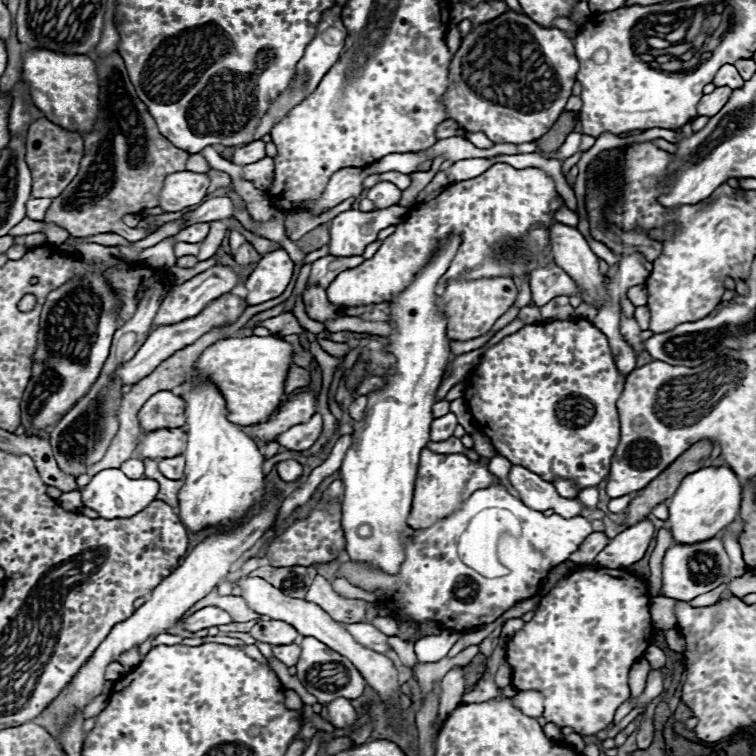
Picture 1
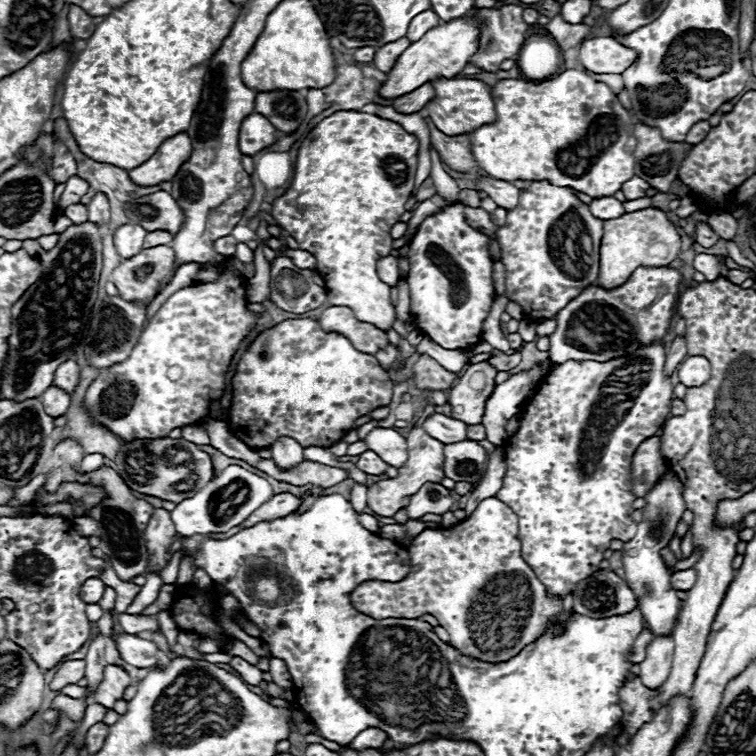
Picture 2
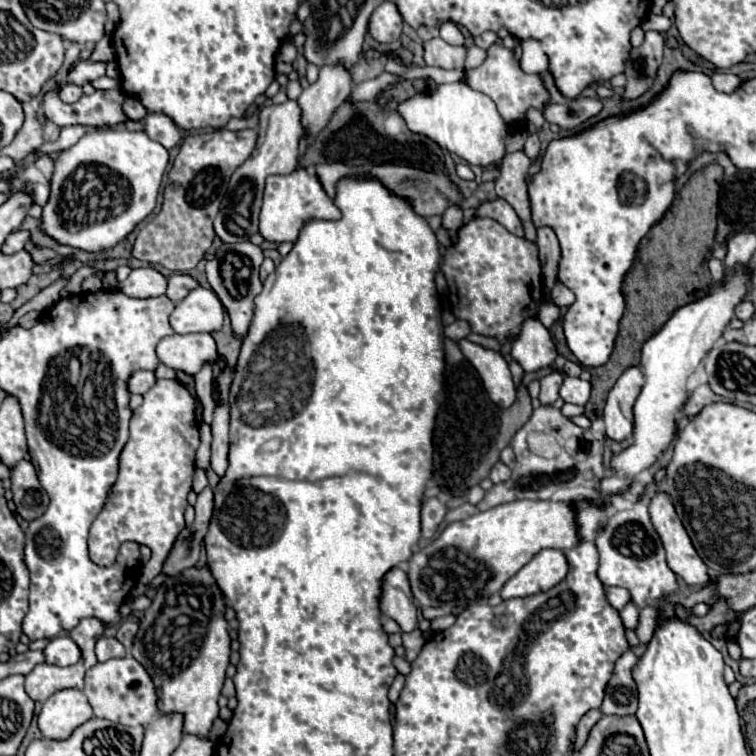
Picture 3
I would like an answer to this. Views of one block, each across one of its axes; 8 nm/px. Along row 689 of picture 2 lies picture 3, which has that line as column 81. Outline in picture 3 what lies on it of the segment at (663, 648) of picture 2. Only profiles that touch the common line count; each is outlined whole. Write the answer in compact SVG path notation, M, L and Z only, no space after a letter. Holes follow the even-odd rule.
M56 636L50 640L50 644L44 648L46 662L48 664L60 664L60 666L72 666L82 658L82 650L70 636Z

